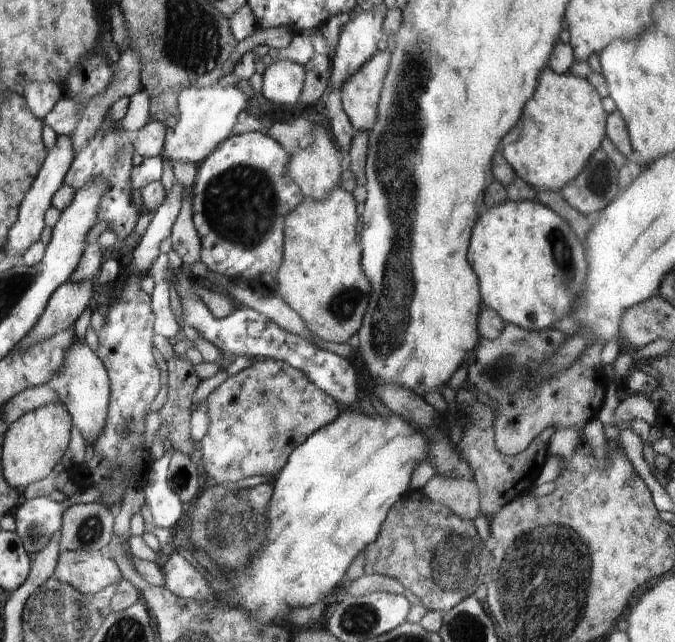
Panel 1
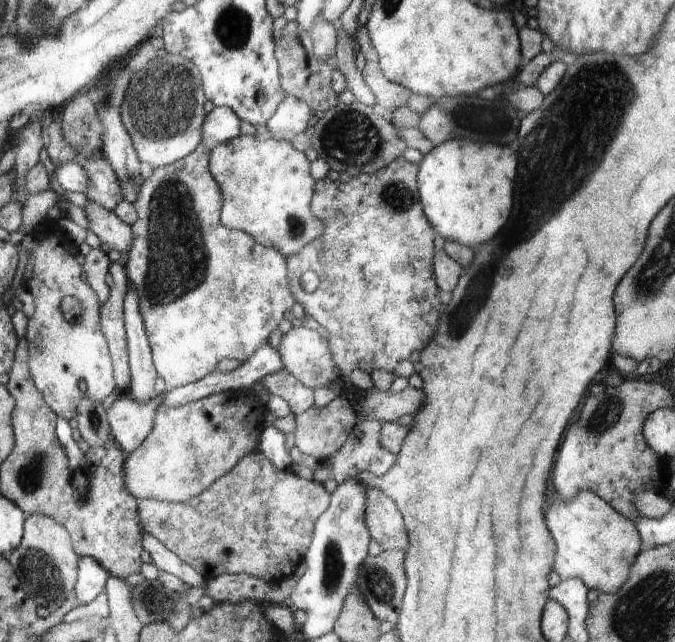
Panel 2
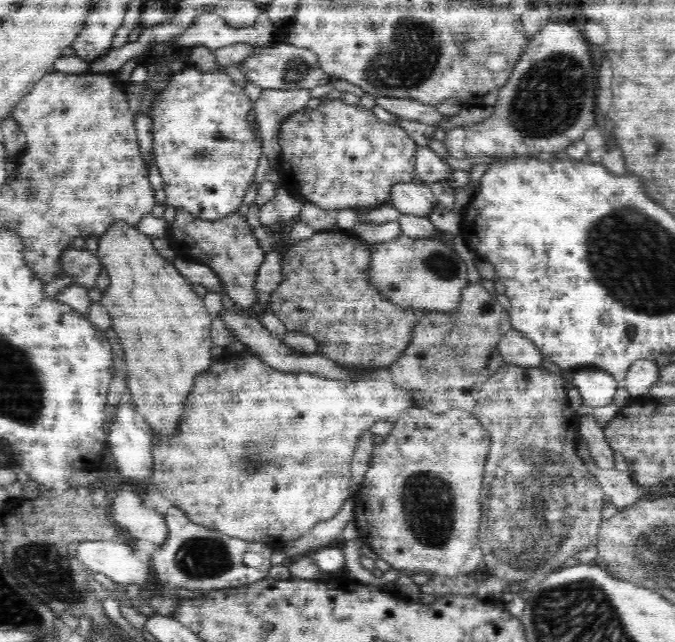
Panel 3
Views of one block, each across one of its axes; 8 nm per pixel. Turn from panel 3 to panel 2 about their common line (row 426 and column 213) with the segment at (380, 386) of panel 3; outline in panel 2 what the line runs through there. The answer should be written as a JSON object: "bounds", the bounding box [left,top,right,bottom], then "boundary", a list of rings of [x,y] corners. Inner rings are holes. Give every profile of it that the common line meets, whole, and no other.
{"bounds":[125,141,296,390],"boundary":[[[201,141],[198,148],[185,158],[174,162],[169,166],[162,166],[154,169],[154,173],[148,180],[143,180],[140,186],[140,192],[134,207],[136,208],[136,222],[132,224],[132,232],[134,232],[134,240],[128,252],[128,262],[125,265],[125,272],[129,284],[134,287],[138,294],[139,312],[144,320],[146,334],[151,347],[153,366],[158,376],[164,379],[166,390],[182,387],[194,382],[198,382],[202,378],[216,371],[218,362],[231,357],[239,357],[244,359],[248,357],[262,346],[268,343],[268,338],[272,334],[274,328],[279,328],[278,324],[287,317],[287,313],[292,310],[292,306],[296,302],[294,295],[291,294],[286,282],[286,260],[284,256],[274,250],[272,247],[260,246],[258,242],[254,242],[254,238],[246,232],[238,232],[238,230],[228,230],[220,224],[220,206],[222,206],[222,194],[218,184],[212,178],[209,170],[210,151]]]}

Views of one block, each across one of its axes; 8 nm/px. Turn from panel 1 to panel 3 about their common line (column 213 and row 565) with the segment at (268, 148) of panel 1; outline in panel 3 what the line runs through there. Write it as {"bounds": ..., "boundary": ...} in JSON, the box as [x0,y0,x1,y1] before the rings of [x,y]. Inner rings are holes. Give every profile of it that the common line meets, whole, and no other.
{"bounds":[150,507,272,590],"boundary":[[[170,507],[164,514],[169,531],[166,542],[150,553],[150,565],[154,571],[154,583],[201,590],[238,588],[257,583],[268,577],[272,568],[272,548],[262,541],[250,542],[230,537],[220,532],[199,526],[188,519],[178,507]]]}

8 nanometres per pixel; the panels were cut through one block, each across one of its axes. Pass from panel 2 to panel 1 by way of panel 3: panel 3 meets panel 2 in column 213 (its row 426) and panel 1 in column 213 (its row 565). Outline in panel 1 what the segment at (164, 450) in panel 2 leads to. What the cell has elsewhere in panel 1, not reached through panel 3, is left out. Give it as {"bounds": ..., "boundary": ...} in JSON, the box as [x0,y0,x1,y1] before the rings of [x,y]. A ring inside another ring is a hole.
{"bounds":[200,359,342,485],"boundary":[[[258,359],[252,366],[228,376],[209,394],[208,432],[200,441],[201,470],[218,485],[233,484],[249,476],[273,478],[288,455],[323,426],[334,422],[342,406],[290,364]]]}

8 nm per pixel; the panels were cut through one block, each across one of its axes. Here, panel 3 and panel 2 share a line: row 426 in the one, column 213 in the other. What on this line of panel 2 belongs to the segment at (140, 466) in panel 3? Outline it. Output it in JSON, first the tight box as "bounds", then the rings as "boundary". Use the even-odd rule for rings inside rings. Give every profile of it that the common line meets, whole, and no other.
{"bounds":[202,107,241,142],"boundary":[[[216,107],[207,114],[202,126],[202,135],[222,142],[228,142],[241,135],[240,118],[228,107]]]}

